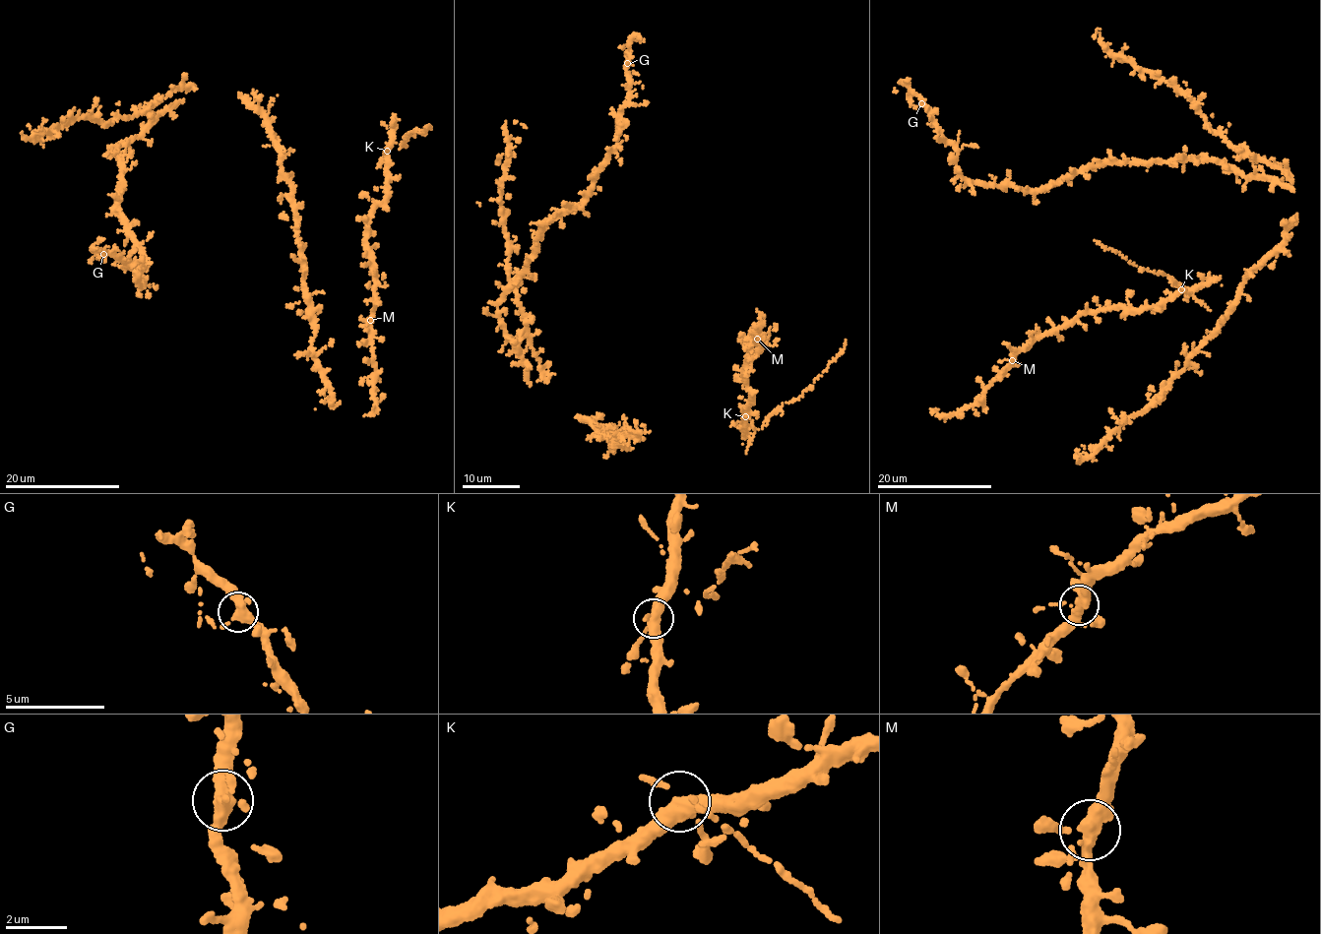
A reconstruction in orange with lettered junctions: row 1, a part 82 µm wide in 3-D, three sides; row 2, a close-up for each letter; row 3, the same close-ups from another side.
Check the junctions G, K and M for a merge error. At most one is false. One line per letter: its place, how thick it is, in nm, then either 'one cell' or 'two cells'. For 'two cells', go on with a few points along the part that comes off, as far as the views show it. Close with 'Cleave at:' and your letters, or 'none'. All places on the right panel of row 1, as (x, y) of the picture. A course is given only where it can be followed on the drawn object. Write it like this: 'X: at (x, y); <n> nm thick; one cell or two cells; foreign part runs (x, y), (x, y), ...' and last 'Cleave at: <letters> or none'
G: at (921, 103); 360 nm thick; one cell
K: at (1181, 289); 360 nm thick; one cell
M: at (1012, 360); 360 nm thick; one cell
Cleave at: none

